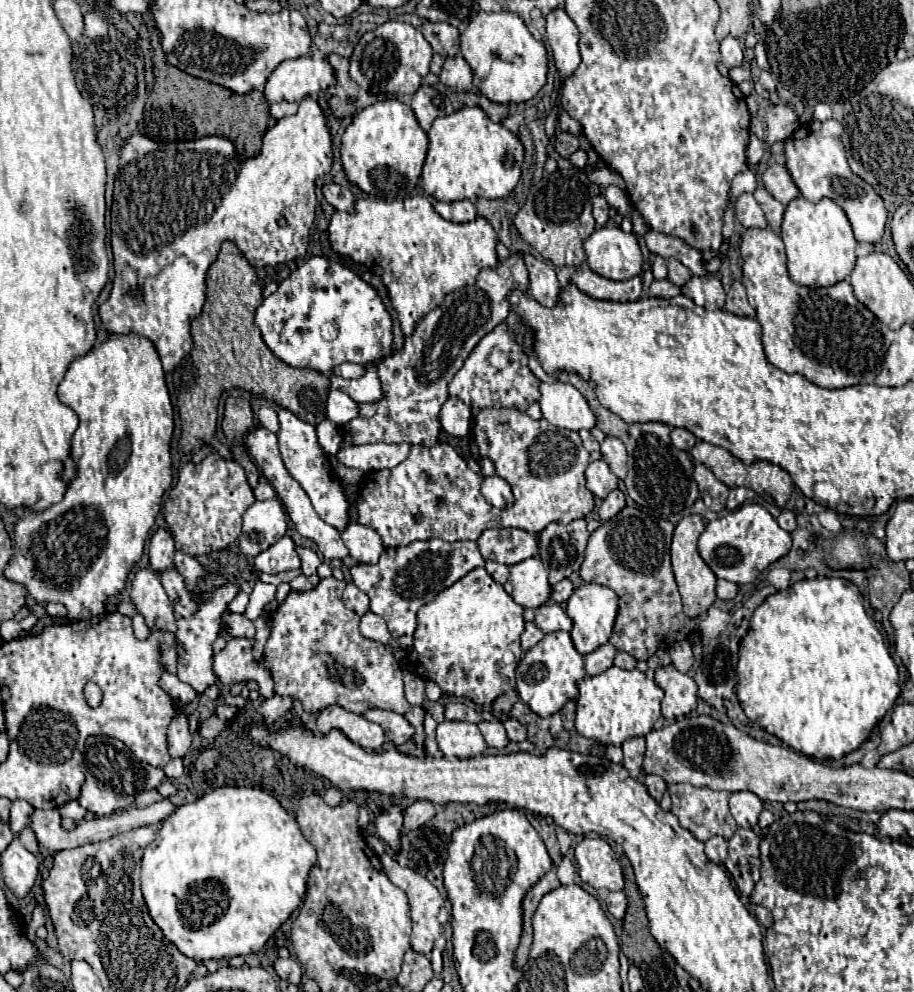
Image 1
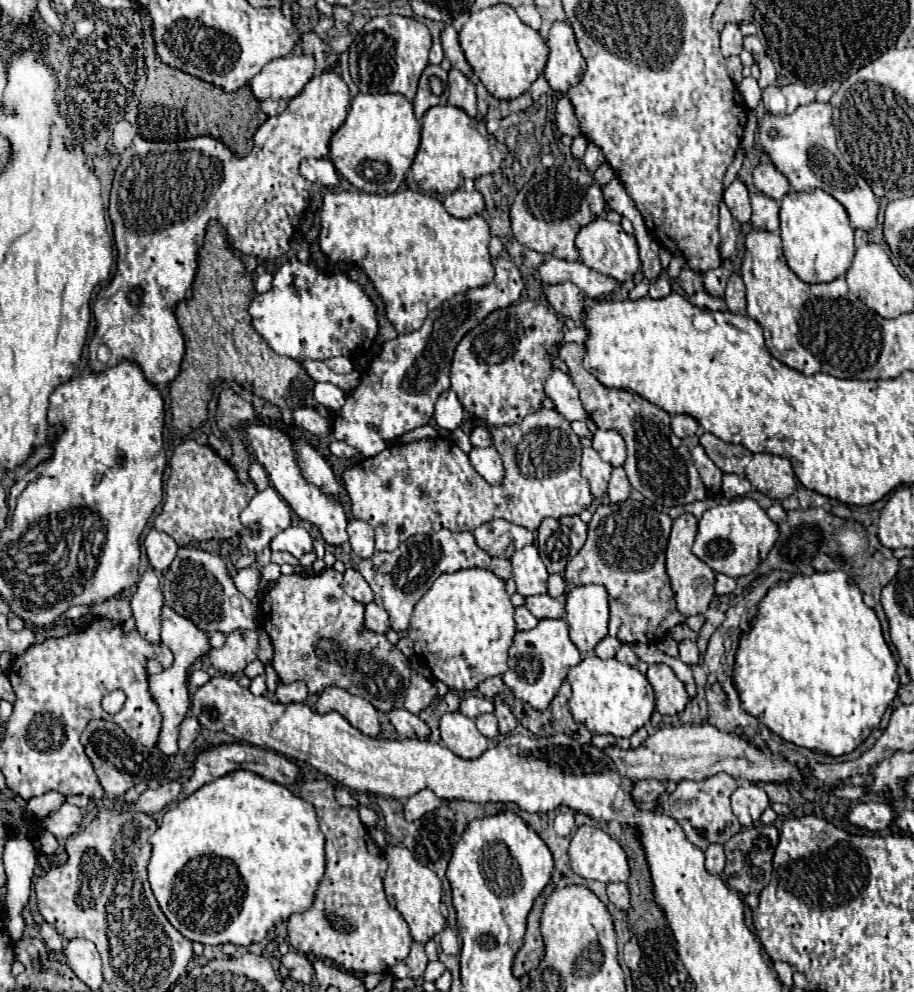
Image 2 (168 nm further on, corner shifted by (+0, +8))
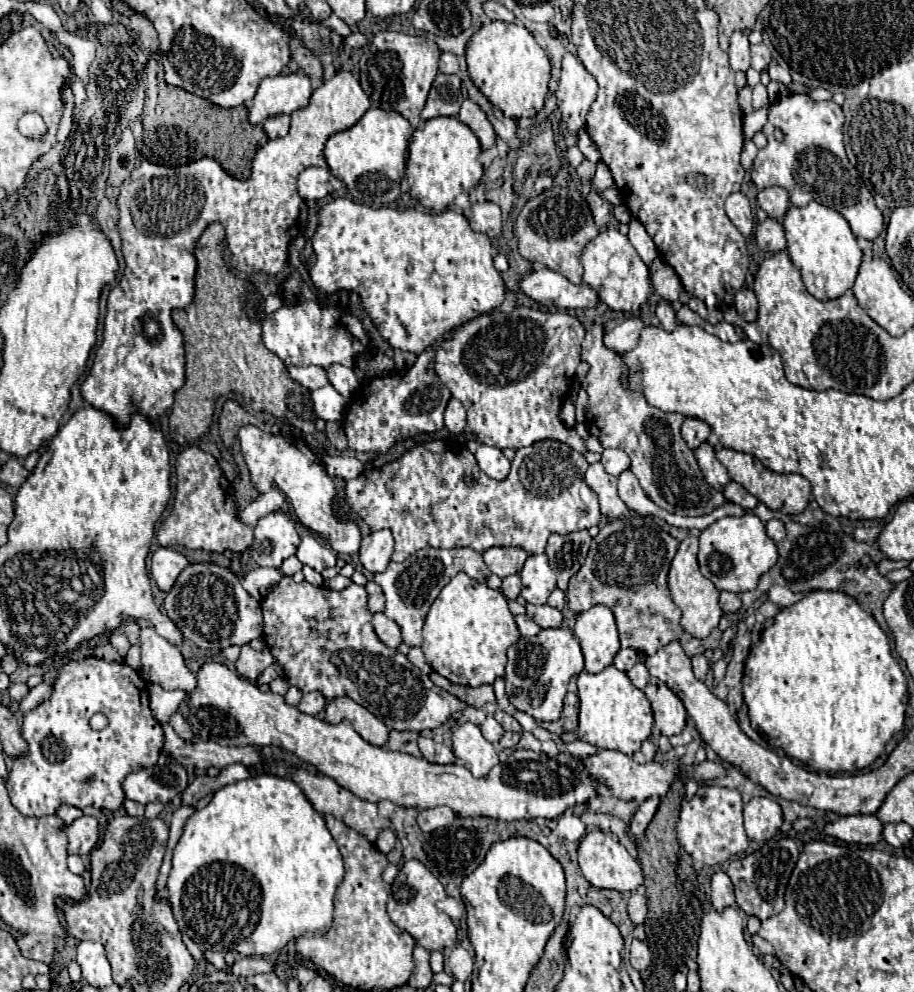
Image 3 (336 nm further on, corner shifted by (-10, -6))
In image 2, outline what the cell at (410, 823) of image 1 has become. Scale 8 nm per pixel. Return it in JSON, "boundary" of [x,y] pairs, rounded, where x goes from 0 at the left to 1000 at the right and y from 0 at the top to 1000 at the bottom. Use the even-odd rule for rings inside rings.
{"boundary":[[[462,795],[460,799],[455,799],[453,803],[449,803],[449,805],[442,809],[444,828],[455,828],[455,826],[460,826],[462,822],[475,818],[479,811],[481,811],[481,805],[479,805],[470,795]]]}

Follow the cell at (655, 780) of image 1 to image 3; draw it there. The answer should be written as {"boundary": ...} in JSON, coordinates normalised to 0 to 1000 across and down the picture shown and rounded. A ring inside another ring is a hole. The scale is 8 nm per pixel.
{"boundary":[[[707,805],[707,807],[698,814],[698,818],[694,820],[694,824],[691,824],[691,828],[689,828],[689,840],[691,840],[691,844],[694,844],[696,848],[705,842],[705,838],[707,838],[707,834],[709,834],[709,830],[713,828],[718,816],[720,816],[720,807],[718,807],[718,805]]]}

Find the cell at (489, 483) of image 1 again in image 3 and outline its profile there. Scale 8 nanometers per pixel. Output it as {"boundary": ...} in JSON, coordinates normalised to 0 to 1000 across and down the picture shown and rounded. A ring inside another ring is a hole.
{"boundary":[[[525,449],[519,459],[521,459],[525,473],[532,479],[536,479],[538,483],[554,483],[556,475],[558,475],[558,465],[551,461],[551,457],[545,451]]]}

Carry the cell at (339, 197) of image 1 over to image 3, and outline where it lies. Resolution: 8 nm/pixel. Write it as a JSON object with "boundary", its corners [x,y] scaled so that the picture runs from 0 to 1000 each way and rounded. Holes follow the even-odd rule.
{"boundary":[[[337,168],[326,176],[324,189],[330,201],[350,203],[374,189],[374,184],[361,174],[359,168]]]}

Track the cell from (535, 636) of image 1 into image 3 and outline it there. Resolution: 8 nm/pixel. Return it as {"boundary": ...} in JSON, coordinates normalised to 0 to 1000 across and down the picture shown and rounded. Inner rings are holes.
{"boundary":[[[565,620],[565,630],[569,634],[569,640],[573,640],[573,642],[584,642],[591,636],[591,632],[575,620]]]}

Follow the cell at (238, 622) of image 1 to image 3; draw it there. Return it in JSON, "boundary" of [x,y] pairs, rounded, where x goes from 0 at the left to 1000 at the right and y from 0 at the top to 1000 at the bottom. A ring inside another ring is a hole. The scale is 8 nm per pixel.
{"boundary":[[[212,568],[206,570],[193,584],[188,596],[179,604],[179,614],[188,628],[199,636],[204,644],[208,644],[219,654],[239,652],[241,656],[252,650],[269,650],[276,644],[287,642],[287,614],[284,608],[263,590],[263,586],[252,578],[252,574],[234,570],[234,568]]]}

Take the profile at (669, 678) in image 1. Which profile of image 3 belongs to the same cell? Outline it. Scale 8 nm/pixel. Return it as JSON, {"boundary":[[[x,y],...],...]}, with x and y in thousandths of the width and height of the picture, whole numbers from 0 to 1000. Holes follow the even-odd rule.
{"boundary":[[[726,689],[707,691],[705,699],[716,717],[716,731],[724,737],[724,741],[744,739],[753,725],[746,707]]]}

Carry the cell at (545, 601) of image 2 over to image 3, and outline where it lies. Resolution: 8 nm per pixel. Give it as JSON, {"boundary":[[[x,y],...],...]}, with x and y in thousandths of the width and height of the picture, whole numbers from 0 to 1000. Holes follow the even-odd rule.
{"boundary":[[[575,610],[575,620],[580,624],[584,624],[591,632],[600,634],[600,632],[613,632],[615,630],[615,618],[602,610]]]}

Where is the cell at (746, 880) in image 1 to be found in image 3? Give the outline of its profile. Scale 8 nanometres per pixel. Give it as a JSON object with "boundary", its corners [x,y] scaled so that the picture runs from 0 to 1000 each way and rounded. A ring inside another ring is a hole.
{"boundary":[[[856,844],[851,848],[842,848],[829,858],[805,866],[799,870],[794,880],[803,892],[805,910],[816,922],[825,922],[829,926],[840,926],[851,922],[858,916],[858,898],[864,886],[864,880],[873,868],[873,854],[864,844]]]}

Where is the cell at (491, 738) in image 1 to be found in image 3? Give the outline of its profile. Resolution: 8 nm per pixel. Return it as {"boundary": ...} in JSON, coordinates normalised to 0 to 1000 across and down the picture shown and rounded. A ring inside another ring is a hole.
{"boundary":[[[538,721],[525,731],[525,735],[527,735],[527,741],[530,741],[536,749],[545,749],[547,743],[549,743],[549,739],[551,739],[549,731],[547,731]]]}

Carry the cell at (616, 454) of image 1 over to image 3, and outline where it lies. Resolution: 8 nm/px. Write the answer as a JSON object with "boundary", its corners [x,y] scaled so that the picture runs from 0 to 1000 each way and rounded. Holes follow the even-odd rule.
{"boundary":[[[661,453],[659,455],[659,469],[667,479],[678,479],[689,471],[689,463],[681,453]]]}

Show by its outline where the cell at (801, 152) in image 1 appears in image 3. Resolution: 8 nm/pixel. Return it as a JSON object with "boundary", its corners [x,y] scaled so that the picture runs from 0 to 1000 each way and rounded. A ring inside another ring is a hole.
{"boundary":[[[867,94],[851,100],[840,108],[840,122],[834,130],[840,146],[829,150],[821,178],[829,193],[845,186],[860,191],[864,197],[864,207],[880,209],[886,203],[895,203],[897,207],[915,211],[928,223],[937,239],[954,243],[963,237],[967,221],[954,195],[947,191],[937,168],[923,154],[921,128],[923,114],[912,102],[888,102],[882,94]],[[845,128],[851,128],[858,134],[856,142],[847,138]]]}

